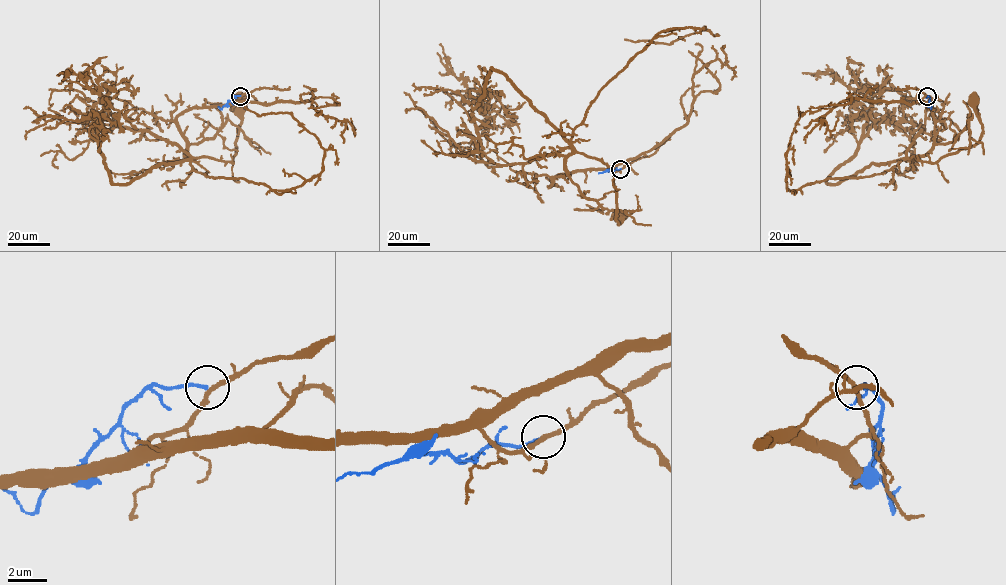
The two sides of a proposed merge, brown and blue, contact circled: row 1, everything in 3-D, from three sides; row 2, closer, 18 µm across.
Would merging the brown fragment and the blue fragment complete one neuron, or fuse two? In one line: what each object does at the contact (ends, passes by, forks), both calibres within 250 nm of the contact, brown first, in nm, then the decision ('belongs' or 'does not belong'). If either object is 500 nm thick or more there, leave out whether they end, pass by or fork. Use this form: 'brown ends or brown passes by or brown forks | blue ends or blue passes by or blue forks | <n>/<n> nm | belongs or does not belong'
brown passes by | blue ends | 220/160 nm | does not belong

